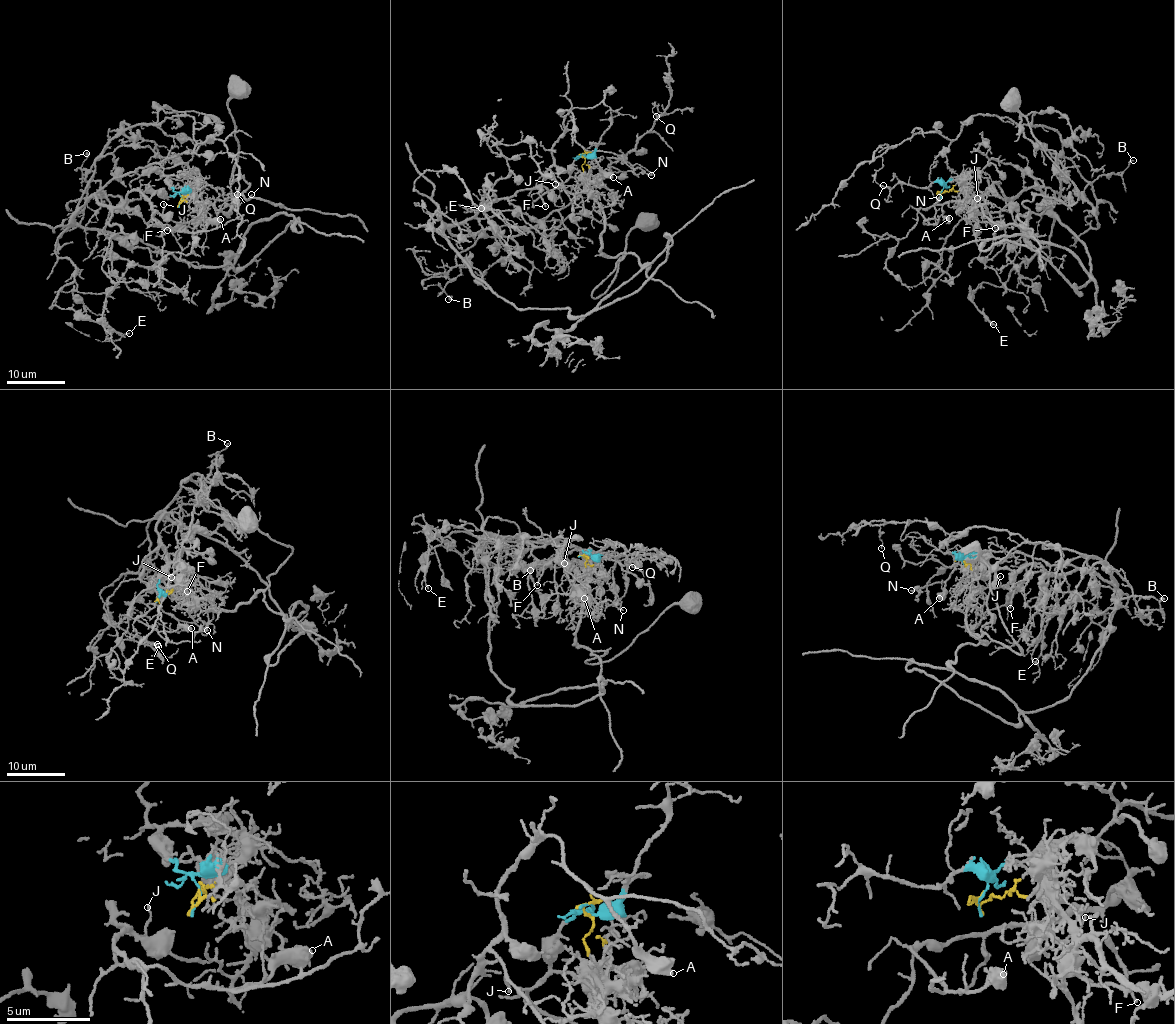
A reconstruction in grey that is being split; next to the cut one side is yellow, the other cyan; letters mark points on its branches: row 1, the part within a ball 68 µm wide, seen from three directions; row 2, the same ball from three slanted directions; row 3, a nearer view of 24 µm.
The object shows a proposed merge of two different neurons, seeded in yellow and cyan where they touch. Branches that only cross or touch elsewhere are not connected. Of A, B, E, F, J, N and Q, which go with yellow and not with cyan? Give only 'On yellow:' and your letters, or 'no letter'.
On yellow: no letter

